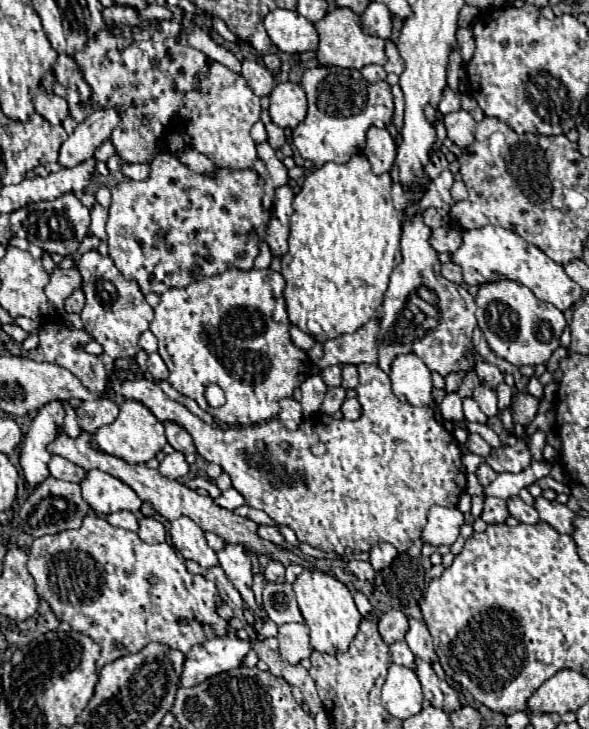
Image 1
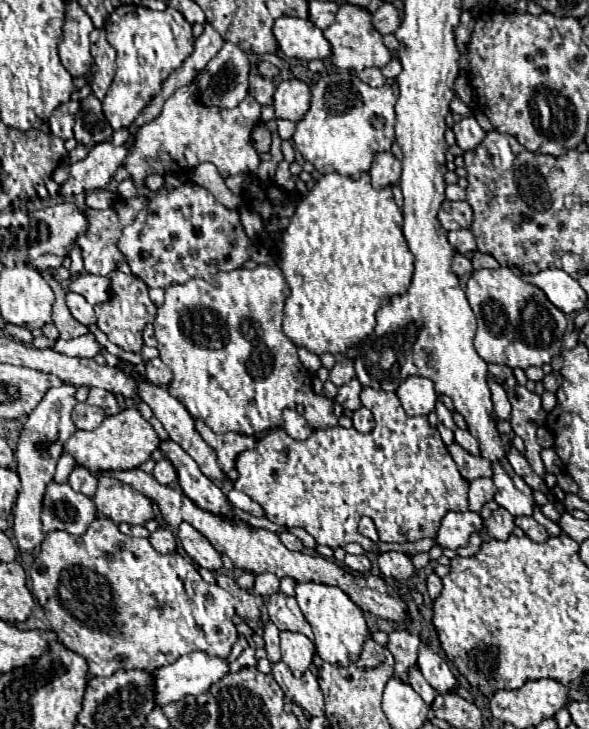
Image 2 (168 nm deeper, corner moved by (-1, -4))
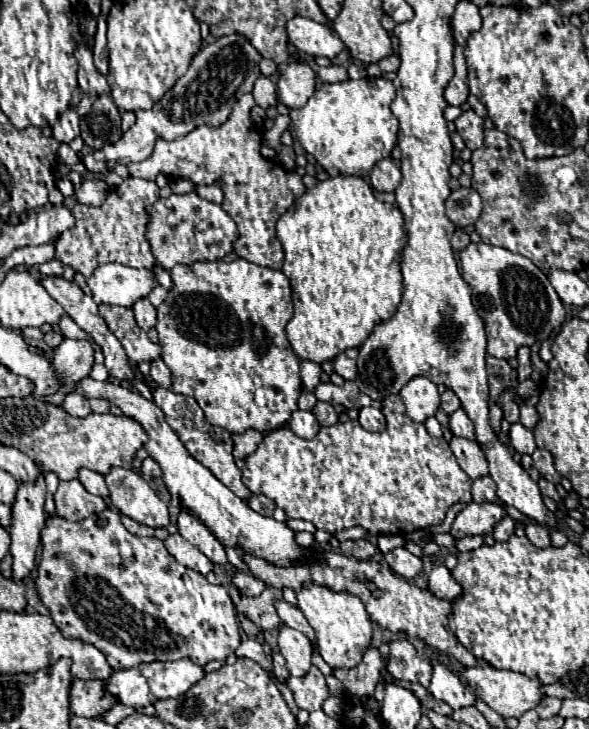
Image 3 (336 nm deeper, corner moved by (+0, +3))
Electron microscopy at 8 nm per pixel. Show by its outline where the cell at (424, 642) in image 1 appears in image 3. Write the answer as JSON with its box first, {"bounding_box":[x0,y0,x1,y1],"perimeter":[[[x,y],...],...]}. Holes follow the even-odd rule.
{"bounding_box":[428,665,476,709],"perimeter":[[[442,665],[434,667],[434,675],[432,675],[432,683],[430,683],[428,691],[436,699],[446,701],[452,709],[476,705],[476,695],[468,687],[462,685],[462,681],[456,673],[452,673],[450,669],[446,669]]]}

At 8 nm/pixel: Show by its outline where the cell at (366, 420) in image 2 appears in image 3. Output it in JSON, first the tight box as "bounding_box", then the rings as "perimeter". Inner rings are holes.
{"bounding_box":[358,407,386,433],"perimeter":[[[362,407],[358,421],[366,431],[374,431],[374,433],[384,431],[384,427],[386,427],[384,413],[378,407]]]}

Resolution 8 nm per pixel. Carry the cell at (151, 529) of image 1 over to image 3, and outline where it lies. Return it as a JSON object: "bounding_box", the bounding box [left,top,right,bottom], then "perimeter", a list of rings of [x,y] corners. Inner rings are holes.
{"bounding_box":[164,533,214,575],"perimeter":[[[178,533],[170,535],[164,541],[164,545],[176,557],[176,561],[188,569],[194,569],[202,575],[208,575],[214,569],[214,563],[204,553],[200,553],[196,547],[192,547],[188,541],[184,541]]]}

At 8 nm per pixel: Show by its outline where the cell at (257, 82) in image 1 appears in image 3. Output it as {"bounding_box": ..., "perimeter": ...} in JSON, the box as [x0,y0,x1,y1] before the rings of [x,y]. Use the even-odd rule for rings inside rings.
{"bounding_box":[254,77,278,109],"perimeter":[[[258,77],[258,81],[254,83],[254,101],[262,107],[262,109],[268,109],[268,107],[276,107],[278,105],[278,95],[276,95],[276,85],[268,79],[268,77]]]}

